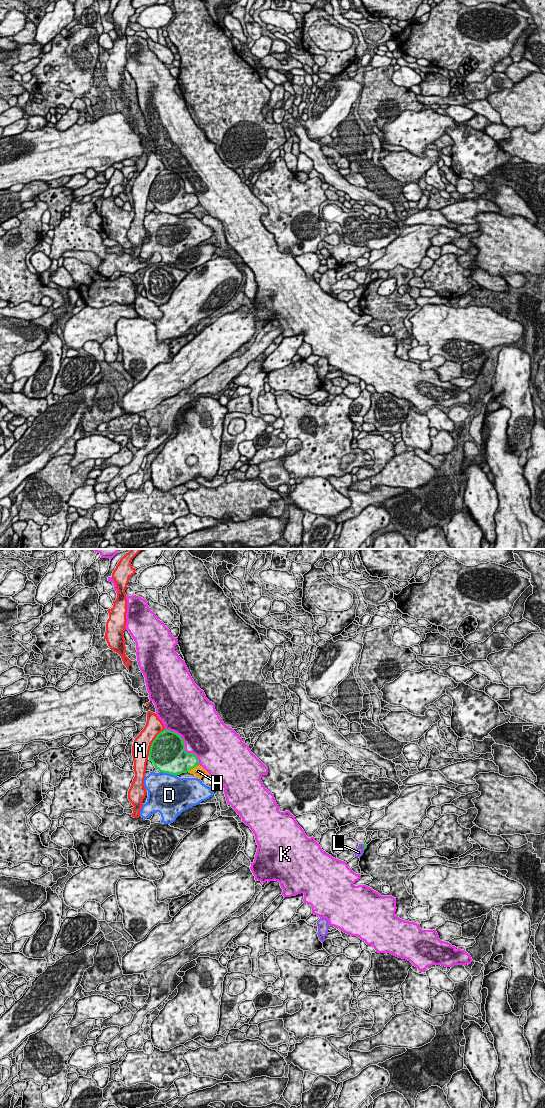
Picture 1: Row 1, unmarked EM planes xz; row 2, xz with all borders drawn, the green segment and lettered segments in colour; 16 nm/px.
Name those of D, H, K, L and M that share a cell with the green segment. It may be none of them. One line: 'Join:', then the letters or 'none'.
Join: none

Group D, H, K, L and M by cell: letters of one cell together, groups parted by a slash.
D / H / K / L / M

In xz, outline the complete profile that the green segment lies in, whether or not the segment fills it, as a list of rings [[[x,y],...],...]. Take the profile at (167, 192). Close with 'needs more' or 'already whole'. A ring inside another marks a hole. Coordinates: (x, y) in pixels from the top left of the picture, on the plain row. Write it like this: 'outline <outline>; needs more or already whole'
outline [[[166,169],[161,171],[152,182],[149,200],[160,212],[175,216],[187,213],[199,205],[197,196],[185,191],[181,176]]]; already whole

